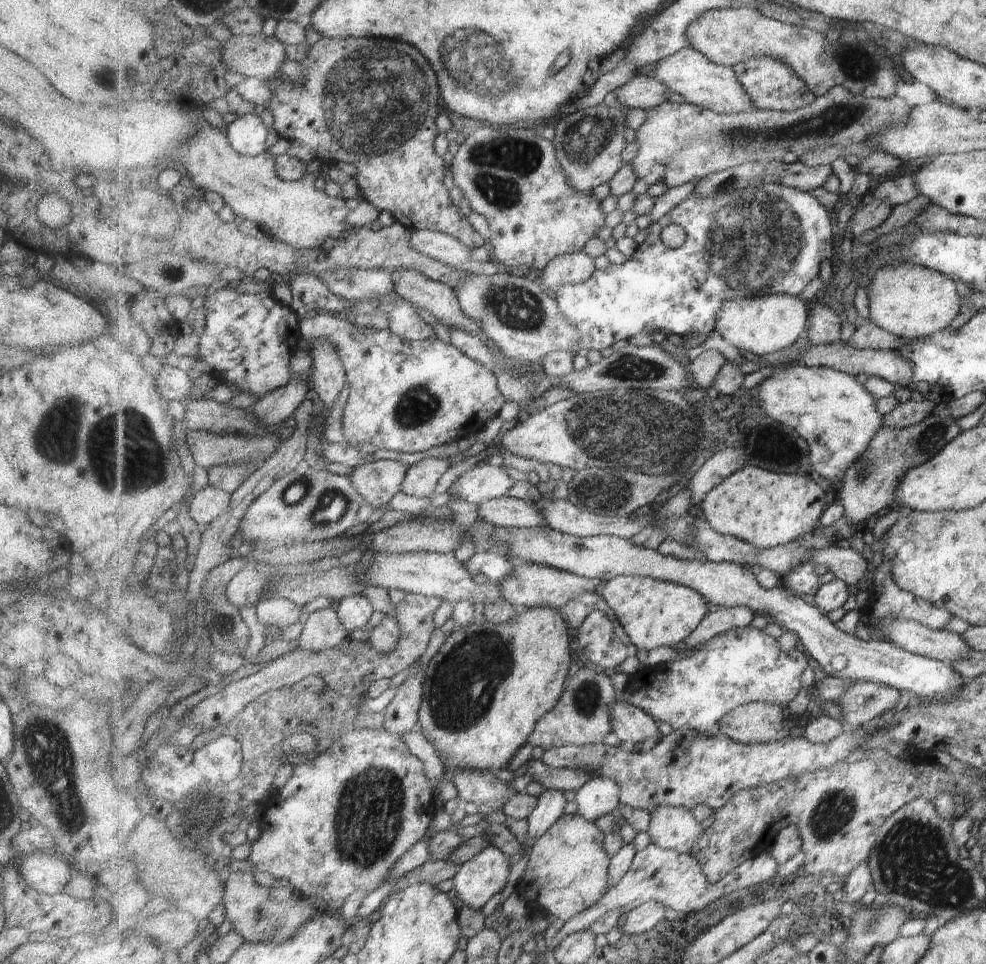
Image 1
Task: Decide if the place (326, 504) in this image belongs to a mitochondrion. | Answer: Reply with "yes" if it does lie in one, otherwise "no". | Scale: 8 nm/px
yes

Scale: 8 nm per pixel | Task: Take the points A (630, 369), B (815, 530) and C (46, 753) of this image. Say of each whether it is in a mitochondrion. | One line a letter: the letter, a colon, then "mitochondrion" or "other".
A: mitochondrion
B: other
C: mitochondrion

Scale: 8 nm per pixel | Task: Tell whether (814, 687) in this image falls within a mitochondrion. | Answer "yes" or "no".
no

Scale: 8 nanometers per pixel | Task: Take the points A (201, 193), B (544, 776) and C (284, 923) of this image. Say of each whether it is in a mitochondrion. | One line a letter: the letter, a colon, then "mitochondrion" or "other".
A: other
B: other
C: mitochondrion

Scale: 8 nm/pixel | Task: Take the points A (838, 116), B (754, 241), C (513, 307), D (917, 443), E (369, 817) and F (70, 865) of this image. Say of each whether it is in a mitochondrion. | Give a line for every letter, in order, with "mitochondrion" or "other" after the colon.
A: mitochondrion
B: mitochondrion
C: mitochondrion
D: mitochondrion
E: mitochondrion
F: other

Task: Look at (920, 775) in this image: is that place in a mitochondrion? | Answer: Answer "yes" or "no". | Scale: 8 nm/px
no

